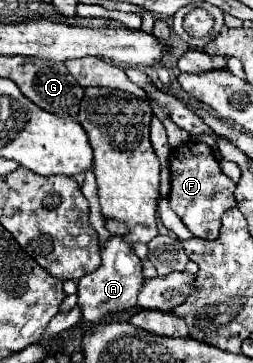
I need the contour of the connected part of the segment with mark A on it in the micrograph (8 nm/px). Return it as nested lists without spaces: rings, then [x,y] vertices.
[[[111,235],[101,251],[101,265],[95,273],[83,275],[77,281],[77,307],[81,311],[81,319],[95,323],[105,315],[115,315],[121,319],[129,319],[133,311],[137,311],[137,295],[143,283],[141,261],[133,253],[133,247],[125,243],[123,235]]]

